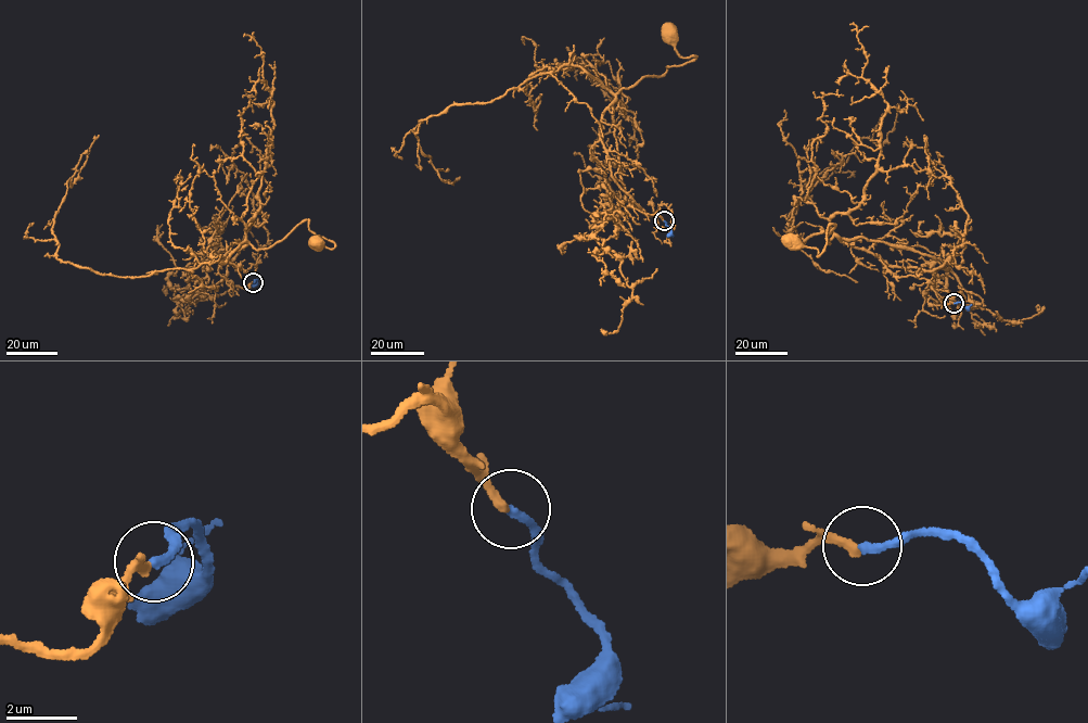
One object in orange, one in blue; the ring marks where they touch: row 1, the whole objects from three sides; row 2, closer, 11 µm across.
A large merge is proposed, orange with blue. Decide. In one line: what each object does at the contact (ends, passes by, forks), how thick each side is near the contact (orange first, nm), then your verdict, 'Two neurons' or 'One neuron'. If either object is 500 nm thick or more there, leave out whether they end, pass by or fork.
At the ring orange ends. At the ring blue ends. Thickness 280 nm (orange) against 240 nm. Two neurons

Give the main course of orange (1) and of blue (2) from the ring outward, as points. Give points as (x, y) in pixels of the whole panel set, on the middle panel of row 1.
1: (664, 220), (628, 204), (634, 199), (612, 176), (599, 124), (616, 92), (695, 58), (681, 58), (669, 36)
2: (664, 220), (673, 236)

